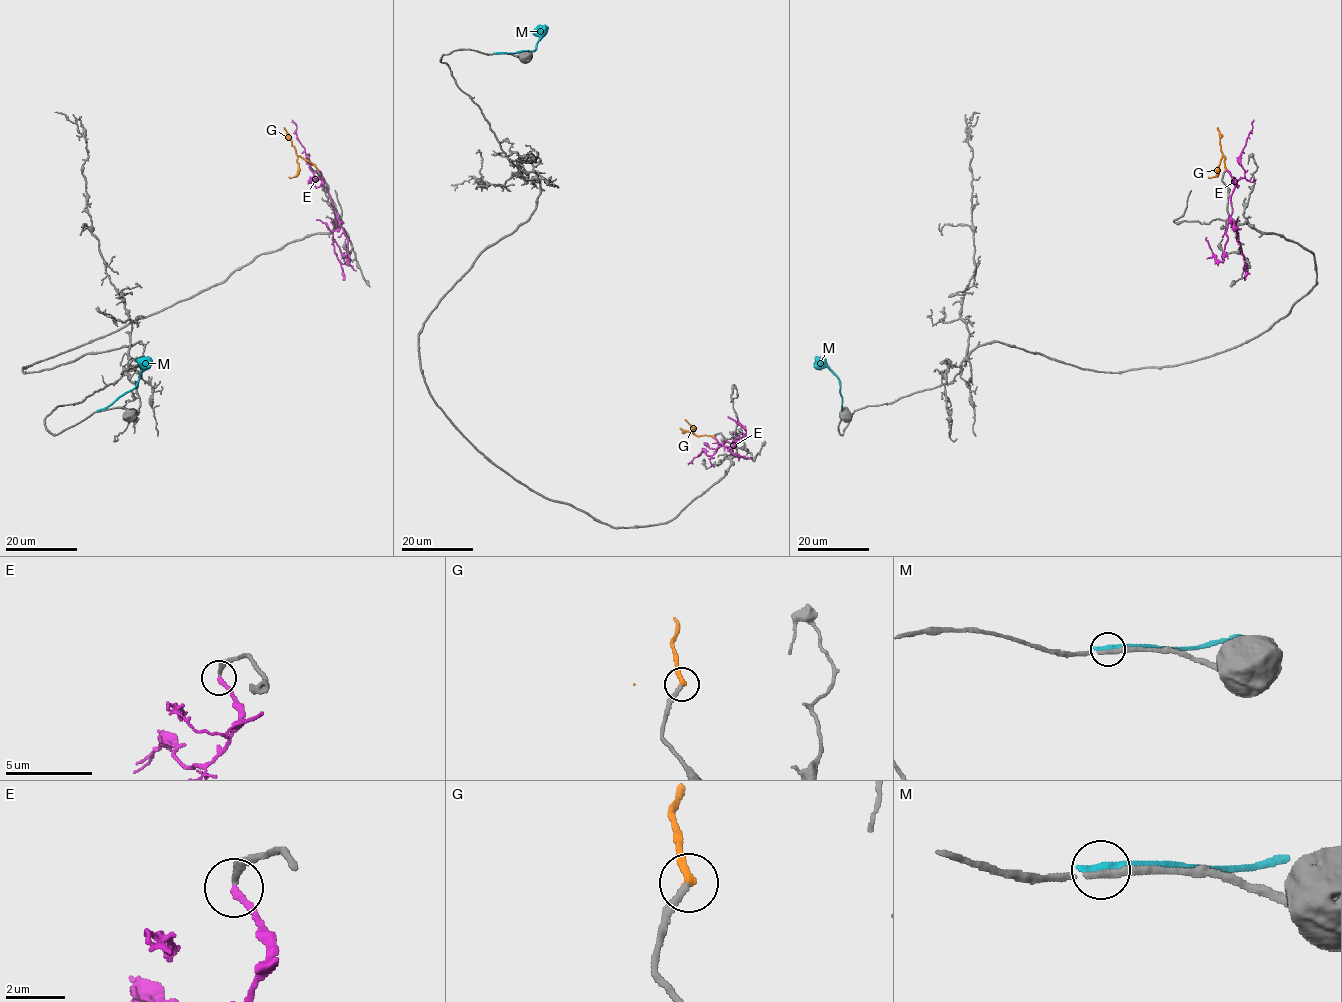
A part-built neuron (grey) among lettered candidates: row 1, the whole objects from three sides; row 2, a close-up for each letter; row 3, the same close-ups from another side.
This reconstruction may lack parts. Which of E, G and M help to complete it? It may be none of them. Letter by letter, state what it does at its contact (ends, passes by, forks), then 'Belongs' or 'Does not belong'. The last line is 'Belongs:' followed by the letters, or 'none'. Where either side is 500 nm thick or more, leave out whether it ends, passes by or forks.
E: It ends there. Does not belong
G: It ends there. Belongs
M: It ends there. Does not belong
Belongs: G

